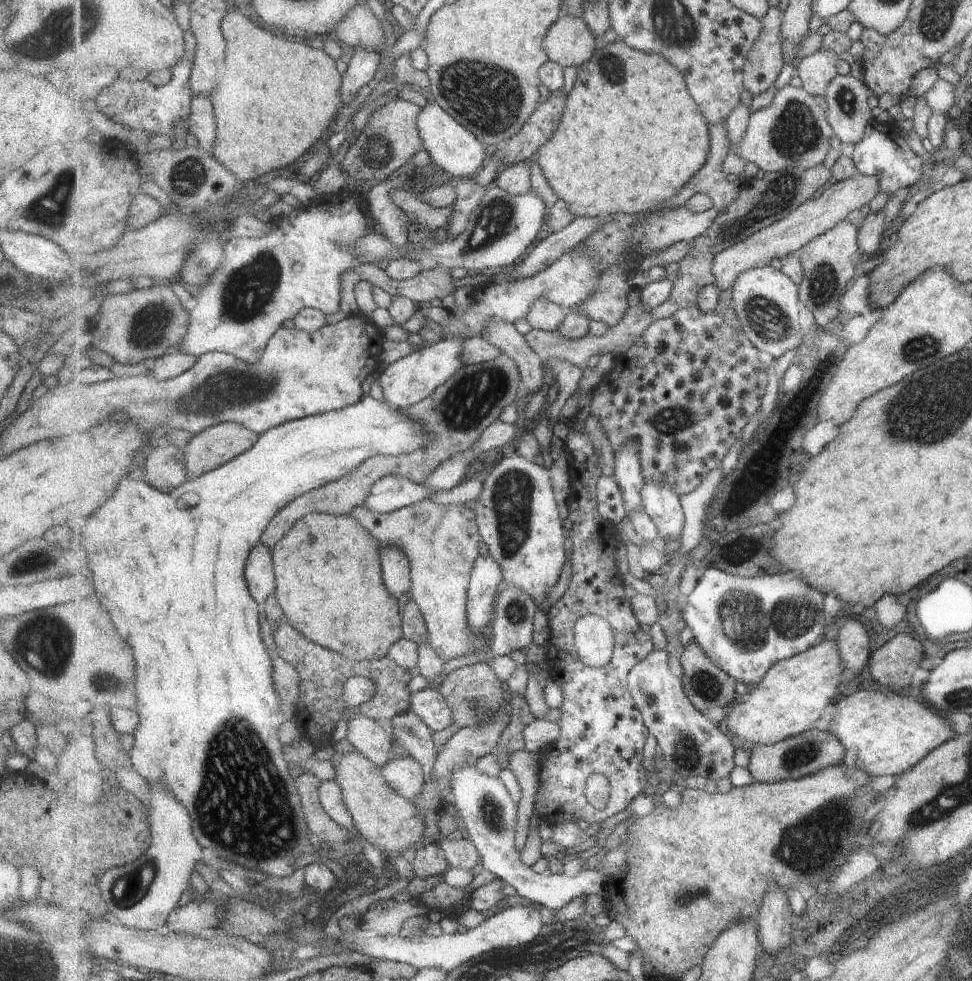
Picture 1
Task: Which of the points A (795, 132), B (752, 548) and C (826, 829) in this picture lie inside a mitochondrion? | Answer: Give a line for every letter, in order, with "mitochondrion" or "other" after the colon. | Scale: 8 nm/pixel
A: mitochondrion
B: other
C: mitochondrion

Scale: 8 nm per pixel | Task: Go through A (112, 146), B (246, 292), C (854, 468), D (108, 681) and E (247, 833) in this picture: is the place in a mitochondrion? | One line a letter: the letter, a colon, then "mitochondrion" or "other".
A: other
B: mitochondrion
C: other
D: mitochondrion
E: mitochondrion

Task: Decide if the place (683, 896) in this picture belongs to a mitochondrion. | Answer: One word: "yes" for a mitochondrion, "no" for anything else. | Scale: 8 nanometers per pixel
yes

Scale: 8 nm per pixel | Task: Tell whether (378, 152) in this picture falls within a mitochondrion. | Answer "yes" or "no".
yes

